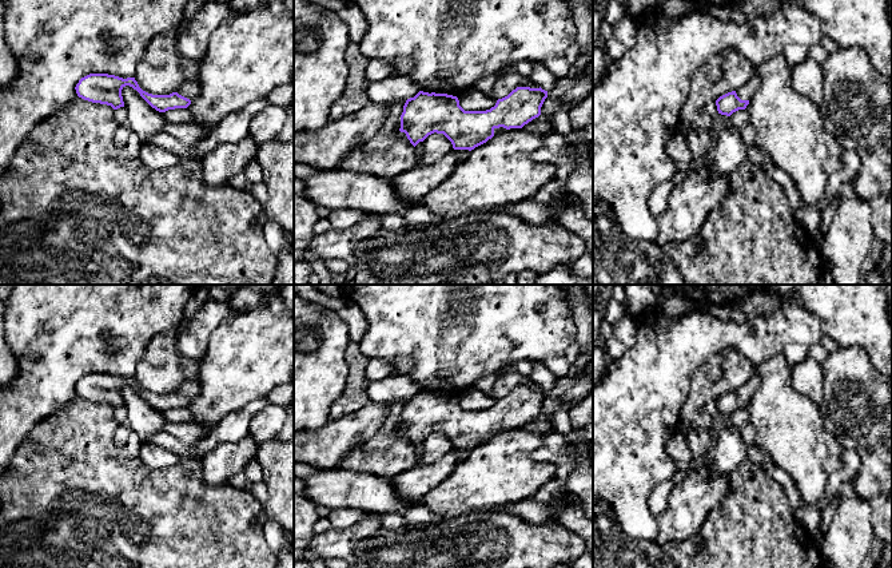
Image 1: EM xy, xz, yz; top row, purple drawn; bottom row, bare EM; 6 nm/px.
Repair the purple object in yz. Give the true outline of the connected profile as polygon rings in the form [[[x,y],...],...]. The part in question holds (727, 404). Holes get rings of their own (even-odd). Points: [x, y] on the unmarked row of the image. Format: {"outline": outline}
{"outline": [[[754,374],[745,385],[742,385],[737,390],[732,390],[720,396],[716,400],[718,413],[730,416],[738,409],[745,409],[749,404],[749,398],[754,394],[756,389],[758,388],[758,384],[758,376]]]}

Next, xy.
{"outline": [[[89,373],[79,380],[75,389],[79,397],[111,405],[114,409],[124,406],[122,389],[130,385],[156,410],[166,412],[175,408],[187,408],[199,396],[196,381],[184,381],[176,392],[170,394],[152,394],[143,390],[135,377],[119,377],[108,373]]]}

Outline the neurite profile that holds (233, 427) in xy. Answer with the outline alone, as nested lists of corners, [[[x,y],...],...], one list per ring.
[[[255,400],[242,409],[226,414],[214,428],[202,433],[192,442],[192,449],[206,456],[210,450],[224,442],[235,442],[248,436],[252,417],[266,405],[266,400]]]

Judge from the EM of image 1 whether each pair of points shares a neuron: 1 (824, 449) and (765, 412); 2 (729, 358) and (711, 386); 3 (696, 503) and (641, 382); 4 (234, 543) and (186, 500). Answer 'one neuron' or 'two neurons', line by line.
1: one neuron
2: one neuron
3: two neurons
4: one neuron

